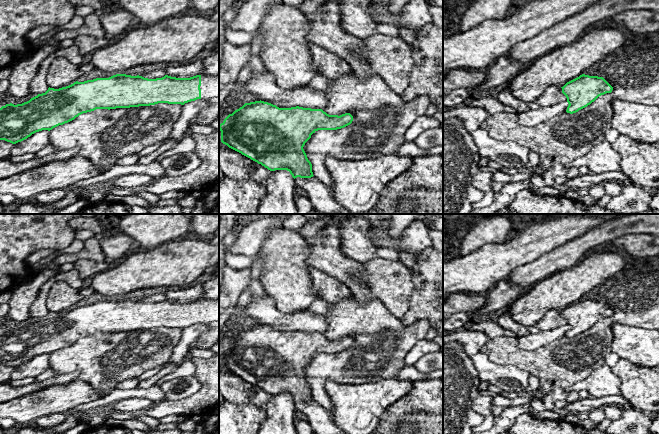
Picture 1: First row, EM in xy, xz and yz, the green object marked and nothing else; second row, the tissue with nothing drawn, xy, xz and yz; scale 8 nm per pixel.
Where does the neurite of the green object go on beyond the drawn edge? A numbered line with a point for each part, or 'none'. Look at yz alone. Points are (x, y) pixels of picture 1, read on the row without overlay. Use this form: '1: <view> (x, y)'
none

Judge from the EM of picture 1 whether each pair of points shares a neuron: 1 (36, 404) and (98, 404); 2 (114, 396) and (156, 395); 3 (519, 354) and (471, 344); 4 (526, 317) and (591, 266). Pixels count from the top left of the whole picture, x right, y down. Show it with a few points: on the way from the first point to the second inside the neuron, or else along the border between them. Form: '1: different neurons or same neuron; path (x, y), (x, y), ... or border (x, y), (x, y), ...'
1: different neurons; border (103, 395), (81, 403), (66, 413)
2: same neuron; path (124, 394), (146, 393)
3: different neurons; border (489, 338), (480, 350)
4: same neuron; path (542, 301), (550, 293), (556, 292), (575, 282)

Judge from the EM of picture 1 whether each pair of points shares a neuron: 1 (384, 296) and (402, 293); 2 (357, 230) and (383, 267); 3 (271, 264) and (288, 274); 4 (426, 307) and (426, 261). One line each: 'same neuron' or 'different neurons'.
1: same neuron
2: different neurons
3: same neuron
4: same neuron

